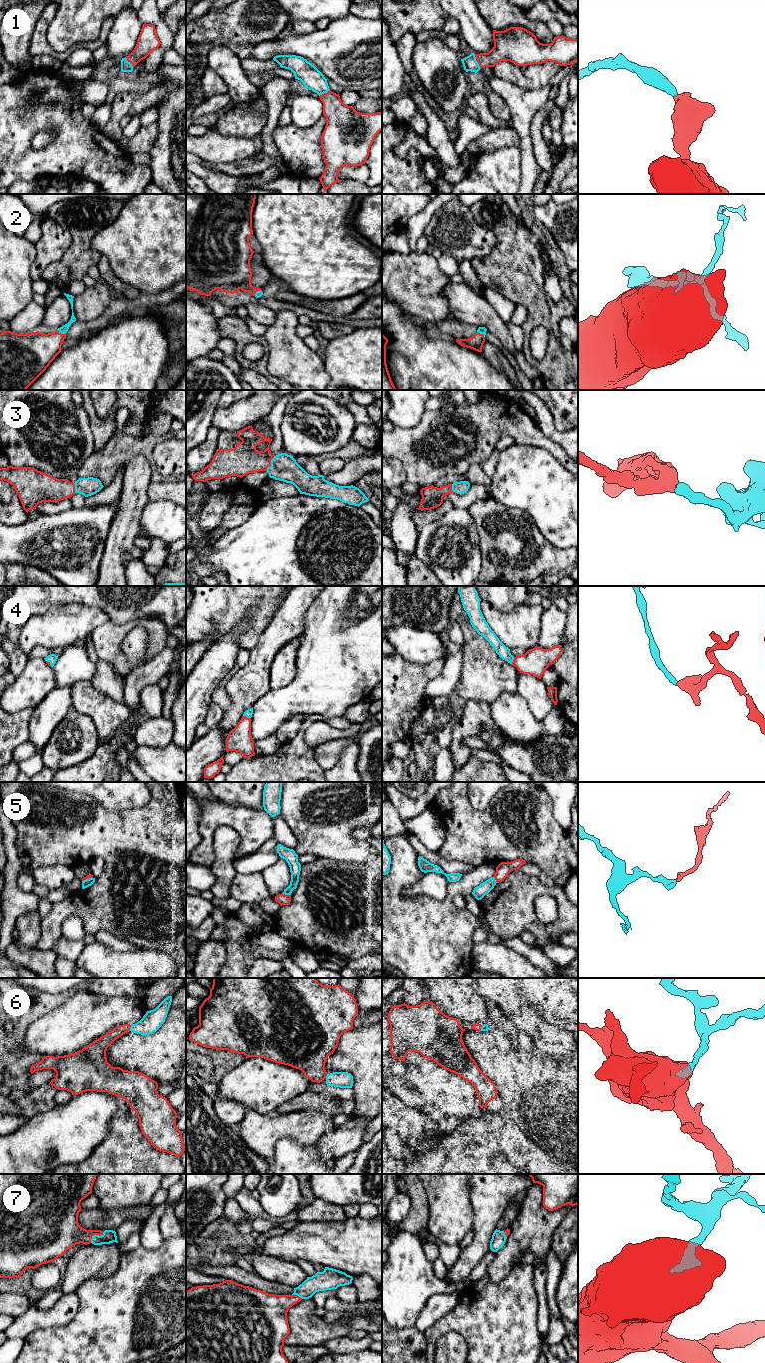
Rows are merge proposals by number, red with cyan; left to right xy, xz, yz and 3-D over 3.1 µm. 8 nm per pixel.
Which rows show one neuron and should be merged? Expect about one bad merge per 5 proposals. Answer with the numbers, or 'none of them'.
1, 2, 3, 4, 6, 7

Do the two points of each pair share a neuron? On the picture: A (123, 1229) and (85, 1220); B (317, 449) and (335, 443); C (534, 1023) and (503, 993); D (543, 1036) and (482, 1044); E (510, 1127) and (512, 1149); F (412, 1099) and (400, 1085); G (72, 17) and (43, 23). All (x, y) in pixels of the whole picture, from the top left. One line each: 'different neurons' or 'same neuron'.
A: different neurons
B: same neuron
C: same neuron
D: different neurons
E: same neuron
F: same neuron
G: different neurons

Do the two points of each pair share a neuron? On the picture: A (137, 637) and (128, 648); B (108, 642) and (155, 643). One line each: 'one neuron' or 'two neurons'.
A: one neuron
B: one neuron

